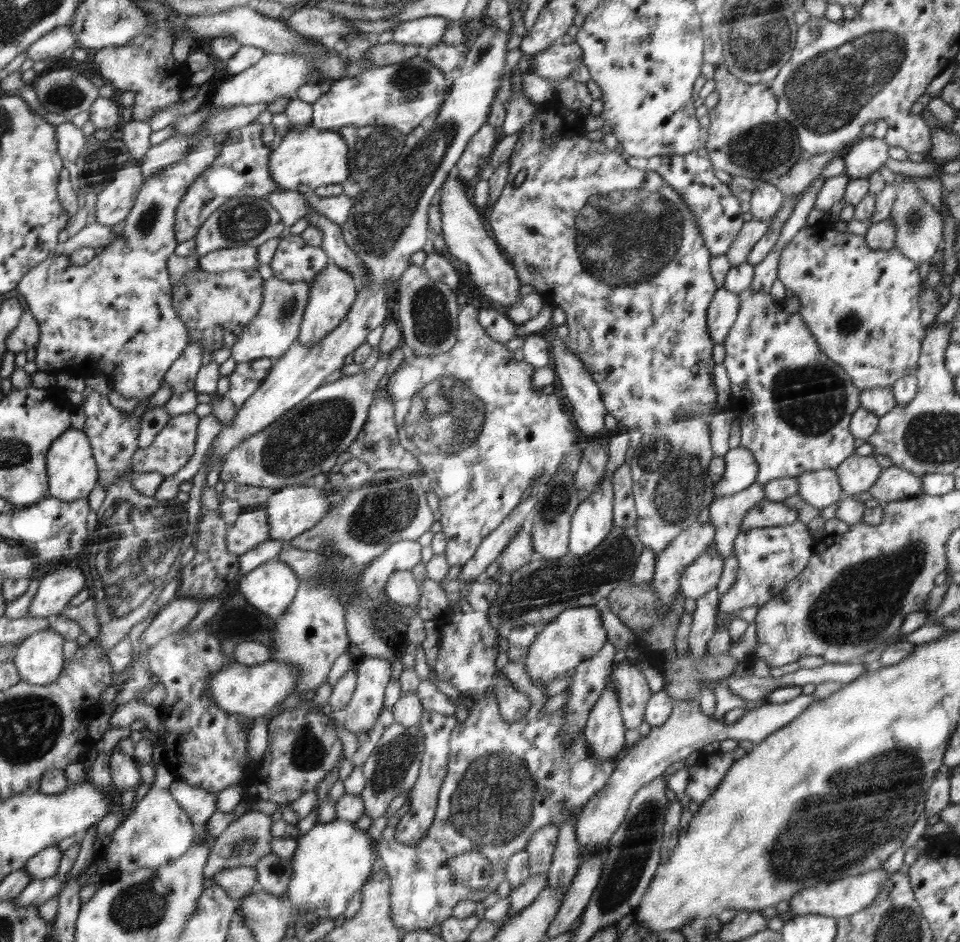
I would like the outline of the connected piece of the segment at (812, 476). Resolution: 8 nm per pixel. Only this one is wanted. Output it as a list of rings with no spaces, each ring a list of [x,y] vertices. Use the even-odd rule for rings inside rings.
[[[834,469],[804,473],[795,478],[798,481],[797,495],[818,510],[835,504],[845,496]]]

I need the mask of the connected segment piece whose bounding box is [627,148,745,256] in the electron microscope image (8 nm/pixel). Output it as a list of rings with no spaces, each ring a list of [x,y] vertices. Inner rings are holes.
[[[705,148],[683,155],[632,157],[627,161],[635,169],[658,173],[684,199],[695,214],[698,230],[700,230],[711,256],[727,253],[731,242],[736,240],[745,221],[743,213],[740,211],[741,202],[730,192],[728,185],[722,183],[714,175],[713,164]]]

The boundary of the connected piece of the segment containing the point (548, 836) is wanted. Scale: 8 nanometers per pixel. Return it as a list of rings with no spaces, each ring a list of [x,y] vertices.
[[[556,825],[543,826],[532,833],[525,848],[529,854],[528,866],[531,876],[548,875],[558,835],[559,827]]]

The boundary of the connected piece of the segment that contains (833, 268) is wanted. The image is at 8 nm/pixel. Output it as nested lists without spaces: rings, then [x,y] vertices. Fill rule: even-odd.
[[[822,224],[810,225],[798,228],[798,232],[793,239],[783,248],[779,258],[777,268],[777,277],[790,294],[795,294],[800,300],[799,316],[802,317],[804,324],[810,329],[814,335],[820,350],[836,364],[839,364],[848,376],[850,376],[852,384],[861,391],[873,389],[876,387],[890,387],[898,378],[907,374],[914,374],[917,370],[921,344],[925,337],[925,329],[920,323],[921,310],[919,307],[919,294],[921,290],[922,279],[918,273],[919,265],[906,258],[897,248],[886,250],[870,250],[867,247],[865,238],[861,236],[852,236],[852,233],[844,232],[844,236],[820,236],[822,230],[818,228]]]

